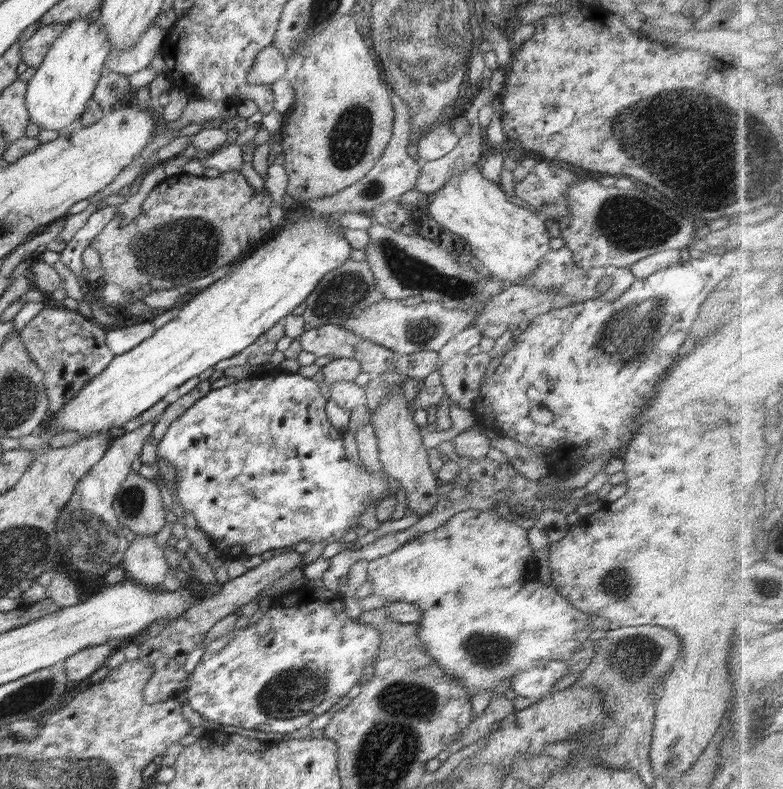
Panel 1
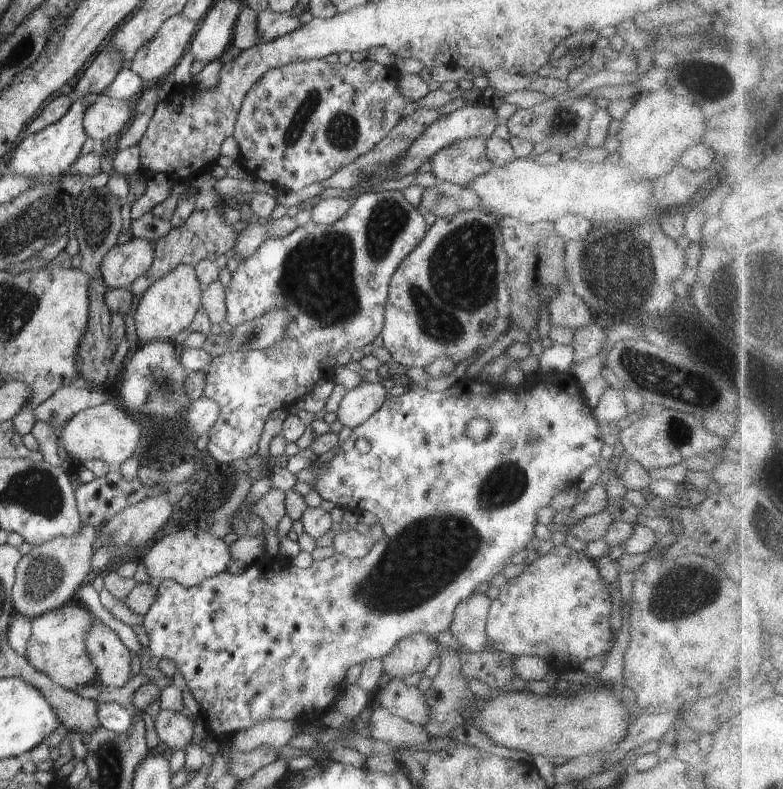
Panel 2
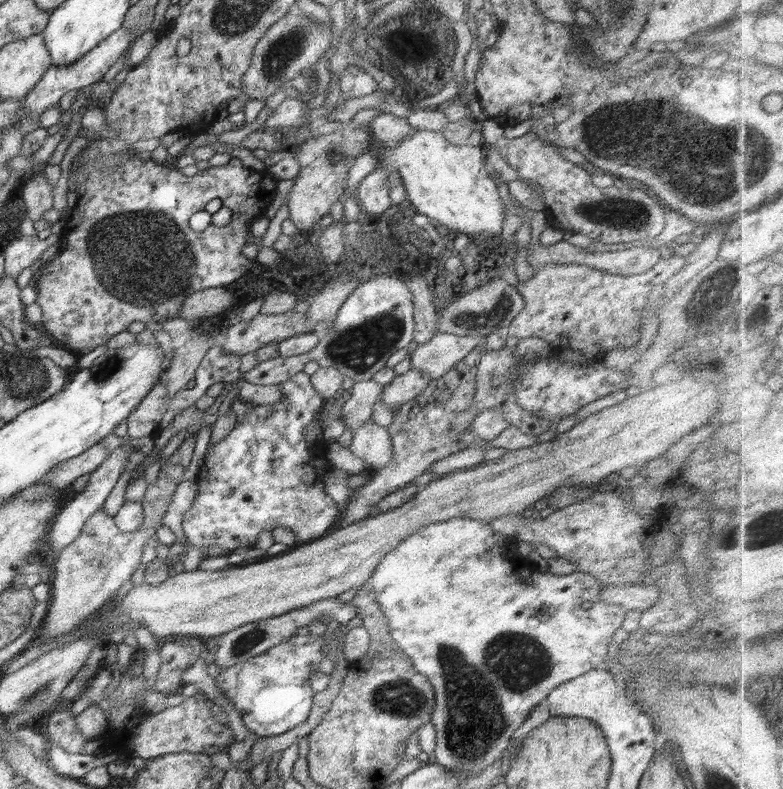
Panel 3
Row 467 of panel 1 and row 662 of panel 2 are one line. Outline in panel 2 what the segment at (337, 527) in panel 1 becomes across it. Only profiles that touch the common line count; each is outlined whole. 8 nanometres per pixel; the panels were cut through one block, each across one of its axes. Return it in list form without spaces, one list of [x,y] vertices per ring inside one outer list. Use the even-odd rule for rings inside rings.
[[[550,372],[550,373],[541,373],[538,378],[530,378],[530,380],[524,380],[518,386],[510,386],[504,383],[496,383],[485,379],[485,377],[479,378],[468,378],[466,380],[466,384],[456,384],[456,388],[448,388],[443,391],[439,392],[430,392],[428,390],[406,390],[400,396],[389,396],[386,399],[386,402],[383,402],[382,406],[378,409],[378,412],[375,412],[370,416],[370,418],[366,419],[366,422],[360,424],[360,426],[355,426],[352,429],[352,433],[350,436],[340,444],[339,452],[328,462],[320,463],[318,461],[312,462],[310,467],[312,467],[314,471],[314,475],[316,478],[314,479],[313,485],[314,490],[320,494],[320,496],[324,500],[329,500],[333,502],[336,507],[341,507],[344,510],[352,511],[354,514],[359,514],[363,512],[373,512],[378,517],[378,521],[382,528],[384,529],[384,538],[374,541],[370,548],[370,552],[363,556],[360,559],[351,559],[348,558],[346,555],[334,553],[332,556],[328,558],[323,558],[320,560],[314,560],[310,567],[302,569],[294,564],[288,564],[288,561],[278,562],[278,560],[274,559],[271,556],[264,556],[261,559],[258,559],[255,563],[247,565],[245,570],[242,574],[231,574],[228,571],[220,572],[220,574],[214,575],[212,578],[206,578],[202,584],[198,586],[192,587],[183,587],[179,582],[164,579],[161,581],[157,581],[157,595],[154,604],[150,607],[150,610],[146,612],[144,615],[144,622],[142,626],[144,626],[146,634],[148,635],[148,640],[150,643],[148,644],[148,654],[151,654],[152,659],[154,661],[162,660],[162,658],[166,658],[166,660],[172,660],[174,664],[176,664],[177,670],[180,670],[180,674],[184,676],[186,686],[188,686],[188,690],[192,692],[192,696],[196,699],[196,702],[200,704],[200,717],[204,721],[204,726],[206,726],[206,730],[208,730],[208,735],[212,736],[214,740],[216,740],[219,744],[221,743],[224,745],[226,742],[229,741],[229,737],[233,735],[235,732],[249,729],[256,724],[256,722],[265,721],[265,720],[276,720],[280,719],[283,721],[295,721],[298,718],[302,718],[302,716],[308,716],[308,714],[312,714],[312,716],[320,716],[324,710],[328,711],[334,707],[336,699],[341,691],[345,687],[345,678],[344,675],[346,674],[348,668],[350,666],[354,666],[355,664],[364,664],[364,662],[369,660],[384,660],[387,654],[390,654],[390,651],[393,649],[393,646],[396,646],[402,638],[406,638],[411,634],[427,634],[431,637],[438,638],[439,634],[444,632],[445,630],[449,629],[450,623],[454,618],[454,610],[456,610],[456,606],[462,602],[462,600],[466,598],[470,598],[472,594],[474,594],[474,590],[479,584],[482,582],[487,582],[490,584],[490,580],[492,578],[502,572],[504,568],[510,564],[511,558],[514,554],[517,554],[521,550],[524,550],[528,544],[532,542],[532,539],[535,537],[534,535],[534,526],[537,524],[537,516],[538,511],[542,510],[542,508],[546,508],[546,506],[550,505],[550,502],[558,492],[564,492],[564,490],[568,490],[568,488],[572,488],[572,486],[577,485],[579,482],[580,475],[586,468],[590,468],[590,466],[594,466],[594,464],[598,464],[600,462],[601,457],[603,456],[602,448],[604,448],[605,442],[602,438],[602,430],[600,430],[600,426],[598,426],[596,418],[594,418],[594,411],[592,408],[586,403],[585,397],[582,393],[581,385],[579,385],[572,377],[569,377],[566,372]],[[476,418],[482,418],[491,424],[490,435],[486,440],[481,442],[475,442],[472,438],[466,435],[467,428],[471,422],[471,420]],[[356,440],[366,440],[366,442],[370,443],[370,450],[366,452],[366,454],[362,454],[356,450],[356,446],[354,446],[354,442]]]

